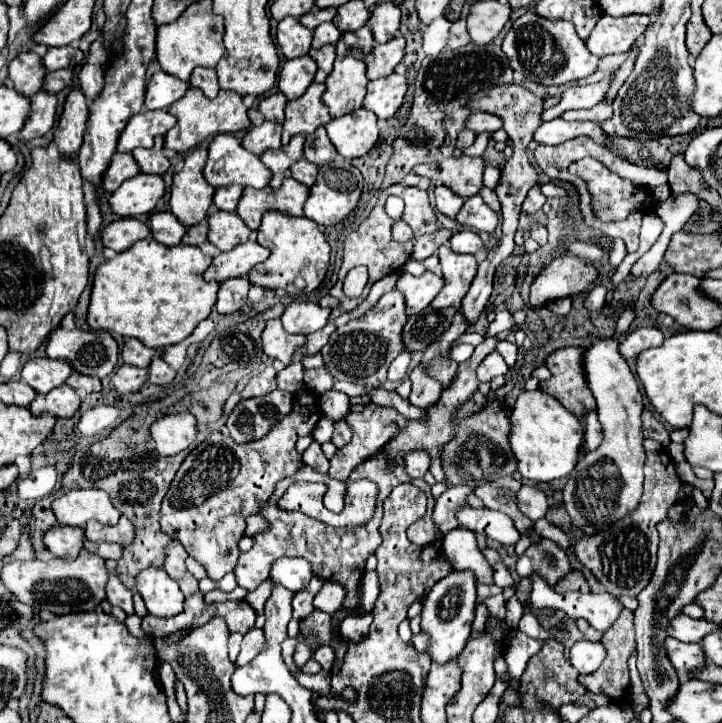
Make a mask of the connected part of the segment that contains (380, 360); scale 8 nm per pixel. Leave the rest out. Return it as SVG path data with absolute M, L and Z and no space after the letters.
M399 291L385 293L373 309L369 309L359 319L349 321L343 327L333 331L333 337L323 347L323 361L327 371L339 381L351 381L359 385L373 385L381 387L385 383L387 367L391 361L403 351L401 343L401 329L407 321L405 315L405 299Z

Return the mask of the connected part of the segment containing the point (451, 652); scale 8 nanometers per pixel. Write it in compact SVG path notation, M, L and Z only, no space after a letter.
M451 571L447 577L437 581L433 589L423 599L423 611L421 611L421 629L429 633L431 645L429 645L429 657L437 663L445 663L451 659L457 659L463 651L469 633L471 623L475 619L475 605L477 605L477 579L471 571Z

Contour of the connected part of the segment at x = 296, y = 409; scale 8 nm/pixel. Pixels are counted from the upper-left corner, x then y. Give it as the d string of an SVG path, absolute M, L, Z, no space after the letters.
M299 389L295 393L291 413L285 415L277 425L273 425L273 429L269 431L269 435L265 435L265 439L235 443L229 435L221 431L213 431L201 445L197 445L185 457L161 505L161 529L171 539L177 539L185 547L185 551L207 569L209 579L219 581L223 579L225 573L231 573L235 569L239 553L241 553L237 549L237 541L243 537L245 519L249 515L259 513L259 505L271 497L277 481L281 481L283 477L291 477L293 473L299 471L303 461L301 461L301 455L295 451L295 443L299 437L309 435L315 429L321 415L323 413L321 413L321 407L317 405L317 395L313 391L309 393L307 389Z

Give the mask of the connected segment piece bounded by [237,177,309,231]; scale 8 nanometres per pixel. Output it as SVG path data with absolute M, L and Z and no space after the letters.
M285 177L279 189L245 187L241 201L237 205L237 215L247 223L249 229L257 231L261 223L261 215L265 211L283 211L283 213L301 217L307 195L309 195L309 189L299 181L295 181L293 177Z

